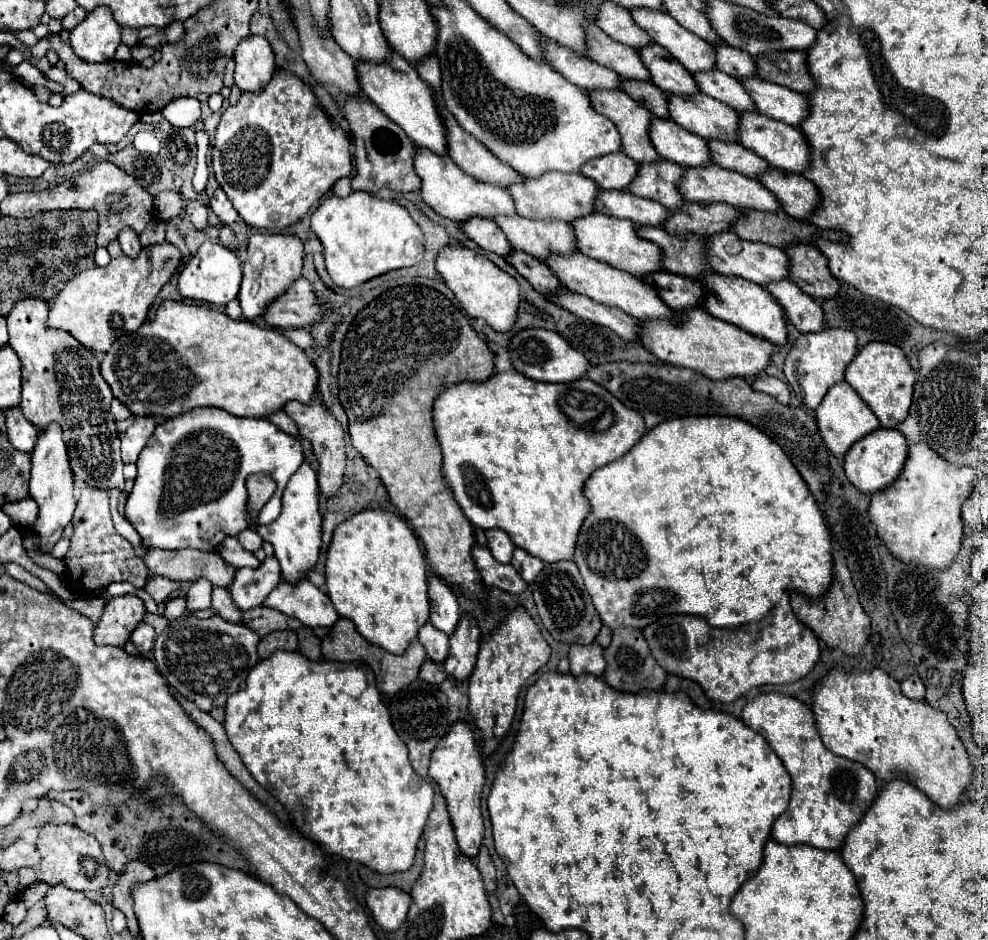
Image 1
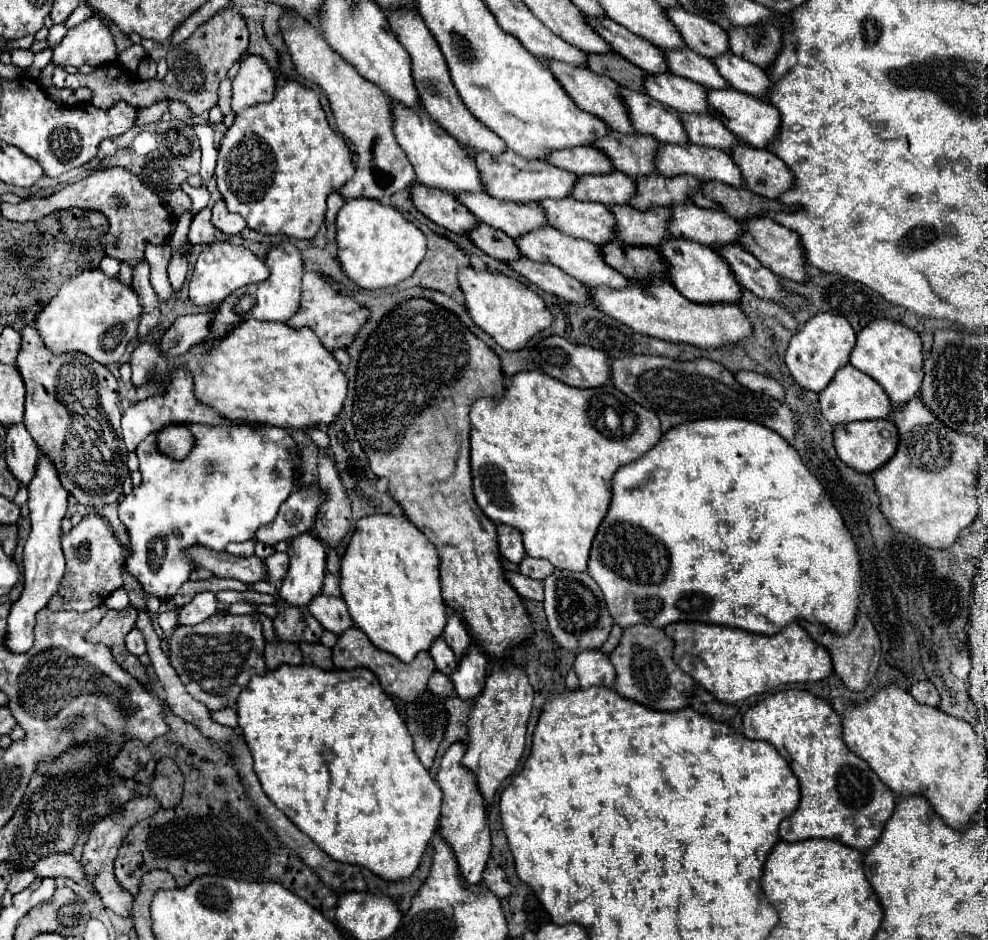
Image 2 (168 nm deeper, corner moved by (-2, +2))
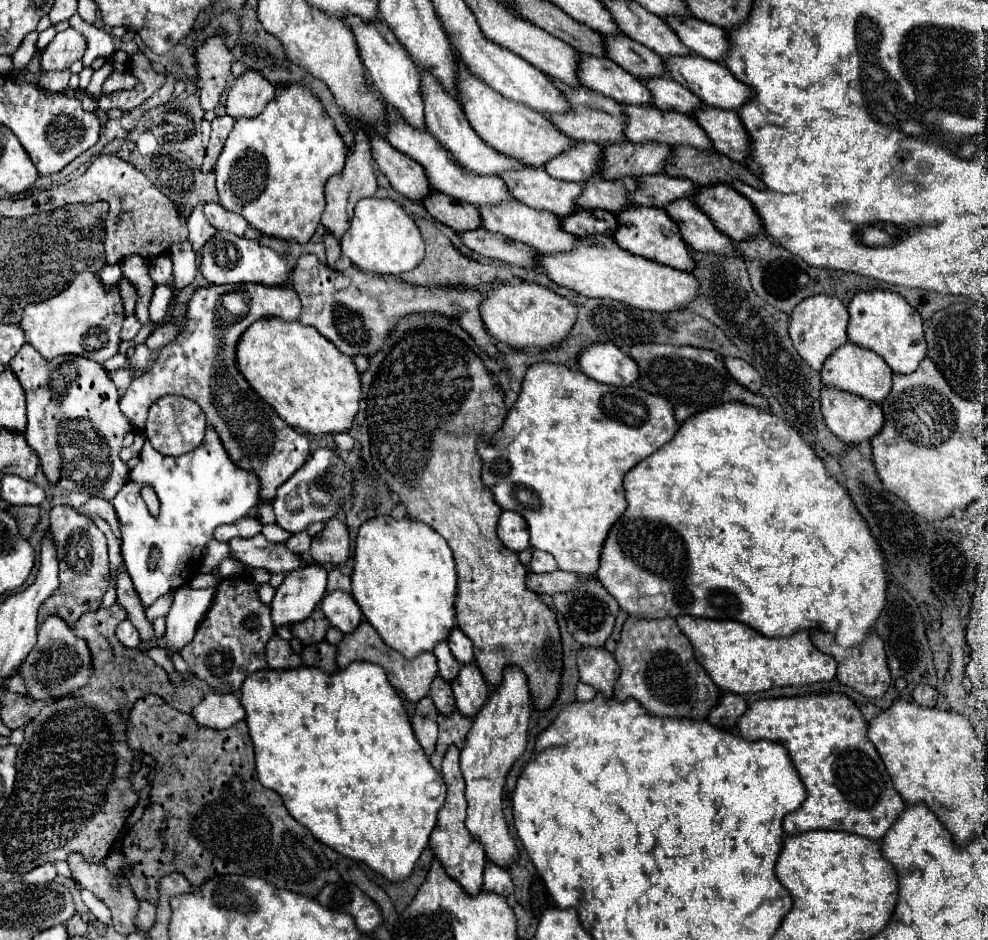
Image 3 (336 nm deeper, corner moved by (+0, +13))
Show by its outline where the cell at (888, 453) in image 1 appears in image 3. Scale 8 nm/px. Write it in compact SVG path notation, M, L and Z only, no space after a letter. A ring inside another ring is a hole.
M822 386L820 410L826 426L846 444L858 444L876 436L884 426L880 404Z

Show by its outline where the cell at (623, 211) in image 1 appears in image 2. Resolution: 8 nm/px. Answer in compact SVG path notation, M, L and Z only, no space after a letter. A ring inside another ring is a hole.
M620 171L610 175L584 175L578 177L572 197L578 201L604 203L606 207L630 205L630 199L636 197L636 183Z

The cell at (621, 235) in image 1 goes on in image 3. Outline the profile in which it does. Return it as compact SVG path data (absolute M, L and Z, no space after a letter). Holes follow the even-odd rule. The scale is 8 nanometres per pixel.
M528 166L520 168L518 172L504 172L504 176L500 178L508 182L508 192L512 192L514 200L536 210L554 212L556 216L572 214L576 210L574 198L578 198L582 192L582 184L556 180L548 176L542 166Z

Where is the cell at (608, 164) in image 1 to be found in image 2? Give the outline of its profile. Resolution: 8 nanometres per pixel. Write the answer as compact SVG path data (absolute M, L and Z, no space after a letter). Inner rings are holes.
M594 145L574 147L564 151L554 151L548 157L548 163L554 163L560 169L572 171L574 175L608 175L614 173L614 165L606 157L604 151L598 151Z

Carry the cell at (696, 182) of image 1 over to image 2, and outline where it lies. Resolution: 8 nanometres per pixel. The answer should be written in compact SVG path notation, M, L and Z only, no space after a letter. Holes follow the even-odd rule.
M694 143L660 145L656 167L664 177L692 175L698 181L718 179L720 183L726 183L730 187L744 187L742 173L728 153L710 147L698 147Z

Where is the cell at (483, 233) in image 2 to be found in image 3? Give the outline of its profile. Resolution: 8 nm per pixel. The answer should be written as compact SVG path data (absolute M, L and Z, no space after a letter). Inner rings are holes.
M432 190L428 196L424 196L422 204L430 216L434 216L438 222L450 226L456 232L480 228L480 216L476 206L464 200L452 200L450 196Z

